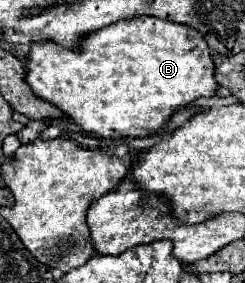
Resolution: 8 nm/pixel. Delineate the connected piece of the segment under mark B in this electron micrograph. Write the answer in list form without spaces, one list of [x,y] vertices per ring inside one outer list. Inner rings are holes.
[[[137,16],[135,20],[119,20],[117,24],[109,24],[109,28],[101,28],[101,32],[93,32],[93,36],[85,36],[85,44],[81,44],[77,52],[61,48],[61,44],[53,44],[53,40],[31,44],[25,58],[25,80],[37,98],[63,110],[85,132],[95,132],[95,136],[101,138],[139,138],[157,134],[169,120],[173,108],[215,94],[219,86],[213,78],[215,64],[209,52],[201,32],[193,32],[193,28],[161,18]]]

